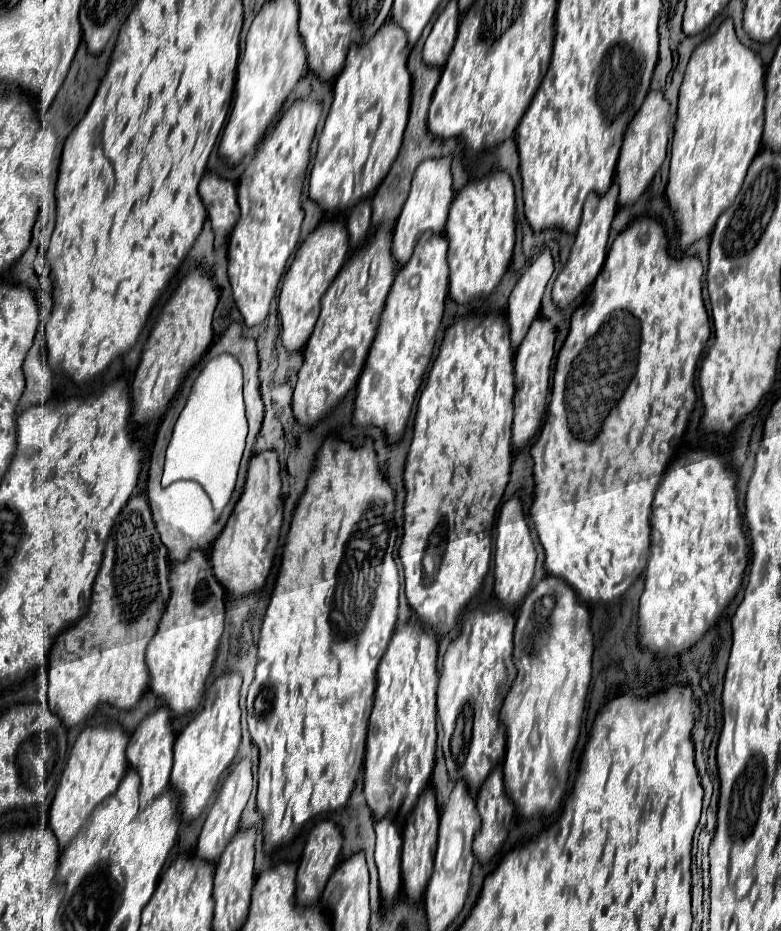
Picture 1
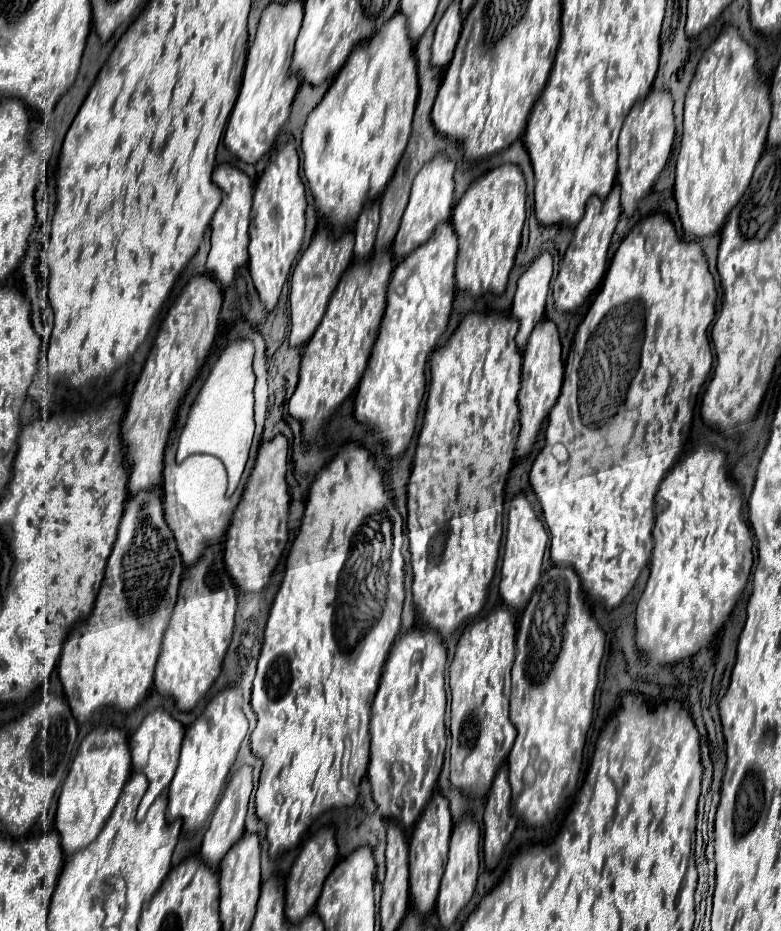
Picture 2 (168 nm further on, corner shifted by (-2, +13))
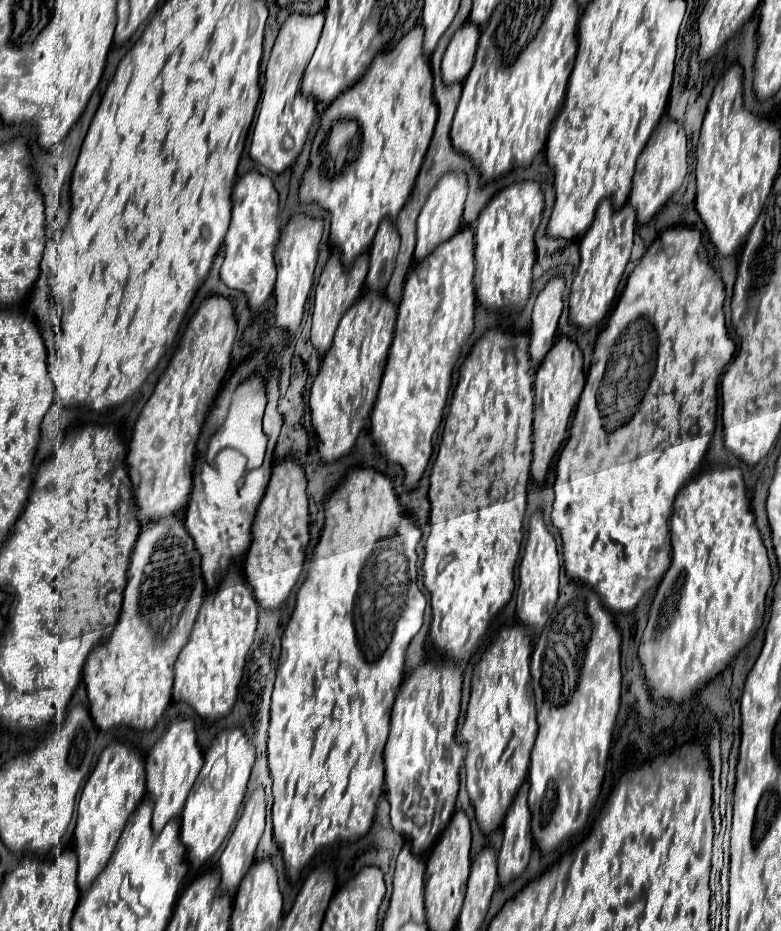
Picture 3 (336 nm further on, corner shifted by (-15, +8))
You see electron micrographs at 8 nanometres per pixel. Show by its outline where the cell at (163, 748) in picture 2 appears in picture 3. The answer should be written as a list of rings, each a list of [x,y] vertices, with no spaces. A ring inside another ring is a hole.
[[[175,719],[165,735],[155,743],[151,753],[147,755],[147,797],[153,801],[153,833],[159,835],[167,821],[181,815],[185,799],[203,767],[203,751],[197,745],[197,737],[193,731],[191,719]]]

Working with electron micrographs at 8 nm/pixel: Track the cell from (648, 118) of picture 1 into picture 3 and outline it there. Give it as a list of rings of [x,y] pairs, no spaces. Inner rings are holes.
[[[665,115],[665,117],[661,117],[647,147],[643,149],[643,153],[639,155],[639,161],[637,161],[633,189],[631,189],[631,197],[629,197],[629,203],[633,205],[633,209],[637,213],[637,223],[641,223],[641,225],[649,223],[659,213],[659,209],[667,203],[667,199],[683,185],[685,175],[687,175],[687,135],[685,135],[685,129],[681,123],[671,121]]]

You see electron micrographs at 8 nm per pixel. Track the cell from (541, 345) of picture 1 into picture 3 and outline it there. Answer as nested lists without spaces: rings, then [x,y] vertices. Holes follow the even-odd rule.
[[[559,337],[555,343],[555,349],[547,353],[543,359],[543,365],[537,371],[535,377],[535,421],[533,421],[533,465],[531,465],[531,477],[539,485],[545,483],[549,465],[561,447],[571,413],[577,407],[579,395],[585,387],[585,373],[583,373],[583,355],[575,341],[569,337]]]

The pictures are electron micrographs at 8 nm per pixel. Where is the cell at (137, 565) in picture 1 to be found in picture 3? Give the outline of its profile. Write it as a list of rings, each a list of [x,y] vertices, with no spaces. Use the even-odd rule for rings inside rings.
[[[177,515],[167,521],[143,525],[131,553],[119,621],[111,637],[95,647],[95,661],[93,655],[87,657],[83,669],[91,717],[99,729],[109,731],[111,727],[127,725],[137,731],[149,731],[155,727],[171,703],[173,665],[189,641],[203,593],[201,557],[183,525],[183,517]],[[93,673],[97,679],[95,685]]]

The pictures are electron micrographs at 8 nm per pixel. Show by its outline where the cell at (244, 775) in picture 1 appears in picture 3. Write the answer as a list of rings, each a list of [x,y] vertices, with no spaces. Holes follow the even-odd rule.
[[[259,787],[251,793],[249,801],[245,803],[245,809],[243,809],[243,813],[241,813],[237,825],[235,825],[235,831],[231,833],[229,843],[227,843],[225,851],[221,853],[221,859],[219,859],[219,871],[221,871],[219,889],[221,889],[223,895],[235,897],[241,879],[245,877],[245,873],[249,871],[249,867],[255,861],[255,849],[257,849],[257,843],[263,835],[263,829],[265,829],[265,791],[263,791],[263,787]]]

